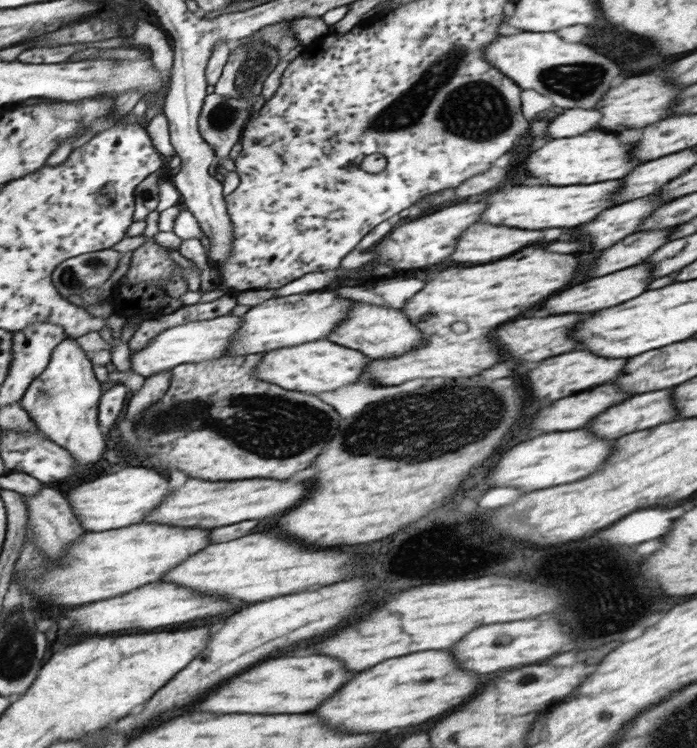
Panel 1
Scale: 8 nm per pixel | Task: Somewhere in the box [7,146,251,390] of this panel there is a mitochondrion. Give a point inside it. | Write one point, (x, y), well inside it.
(72, 276)

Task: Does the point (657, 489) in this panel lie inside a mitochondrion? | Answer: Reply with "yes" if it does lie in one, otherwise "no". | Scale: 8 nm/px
no

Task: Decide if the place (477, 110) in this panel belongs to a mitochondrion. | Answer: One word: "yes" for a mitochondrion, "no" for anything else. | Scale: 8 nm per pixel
yes

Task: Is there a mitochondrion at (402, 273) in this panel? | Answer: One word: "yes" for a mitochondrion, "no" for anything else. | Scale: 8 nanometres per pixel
no

